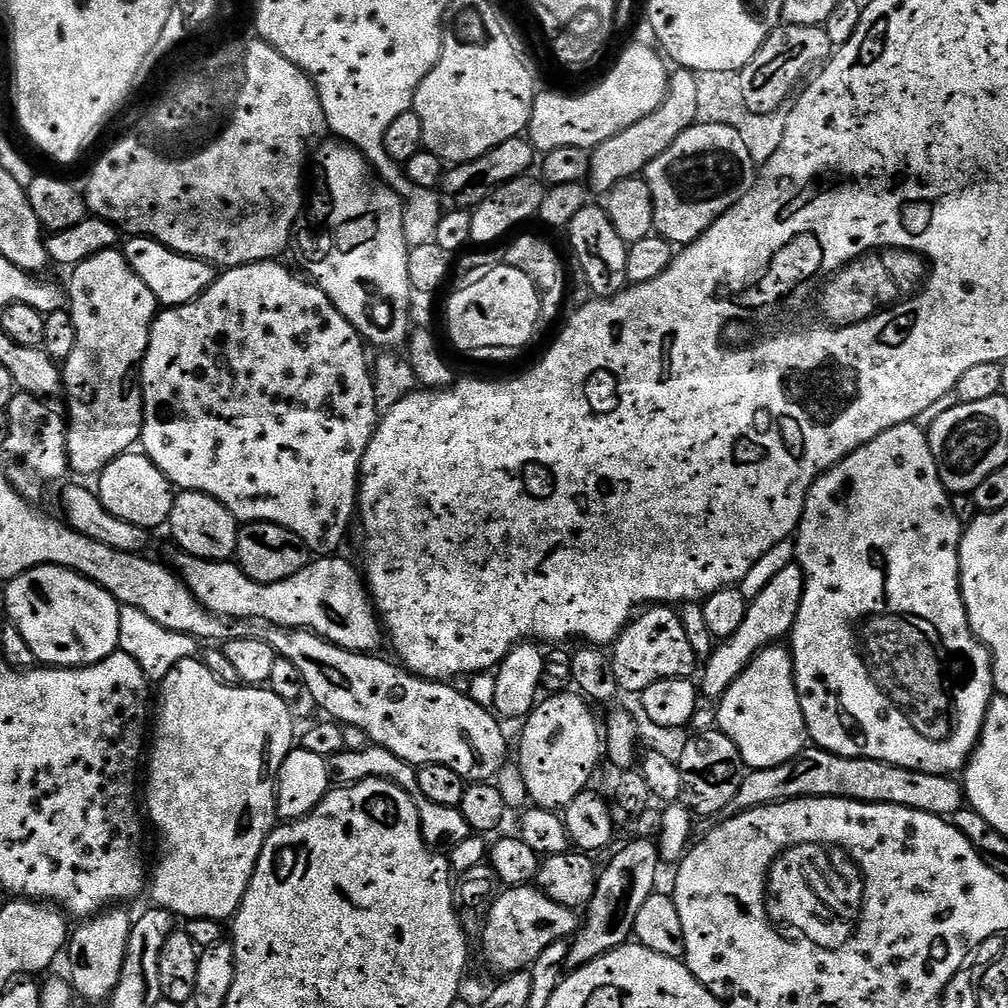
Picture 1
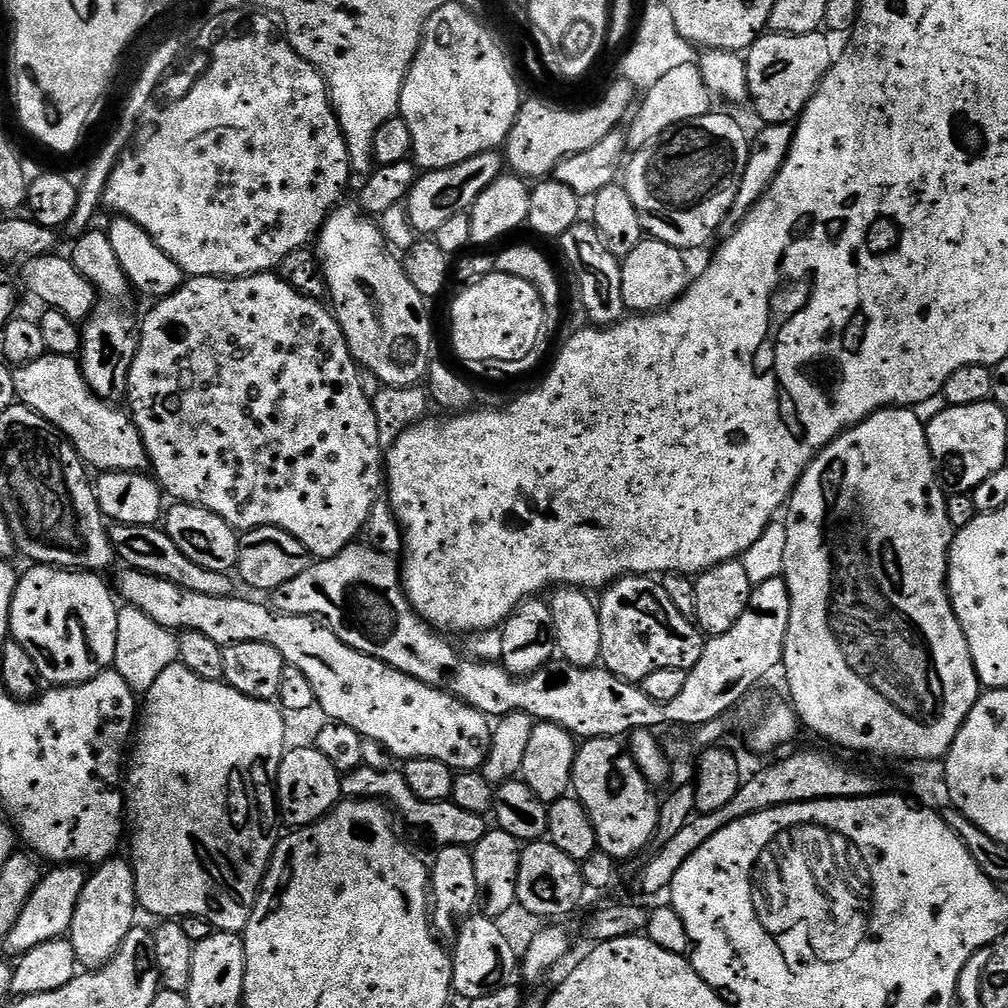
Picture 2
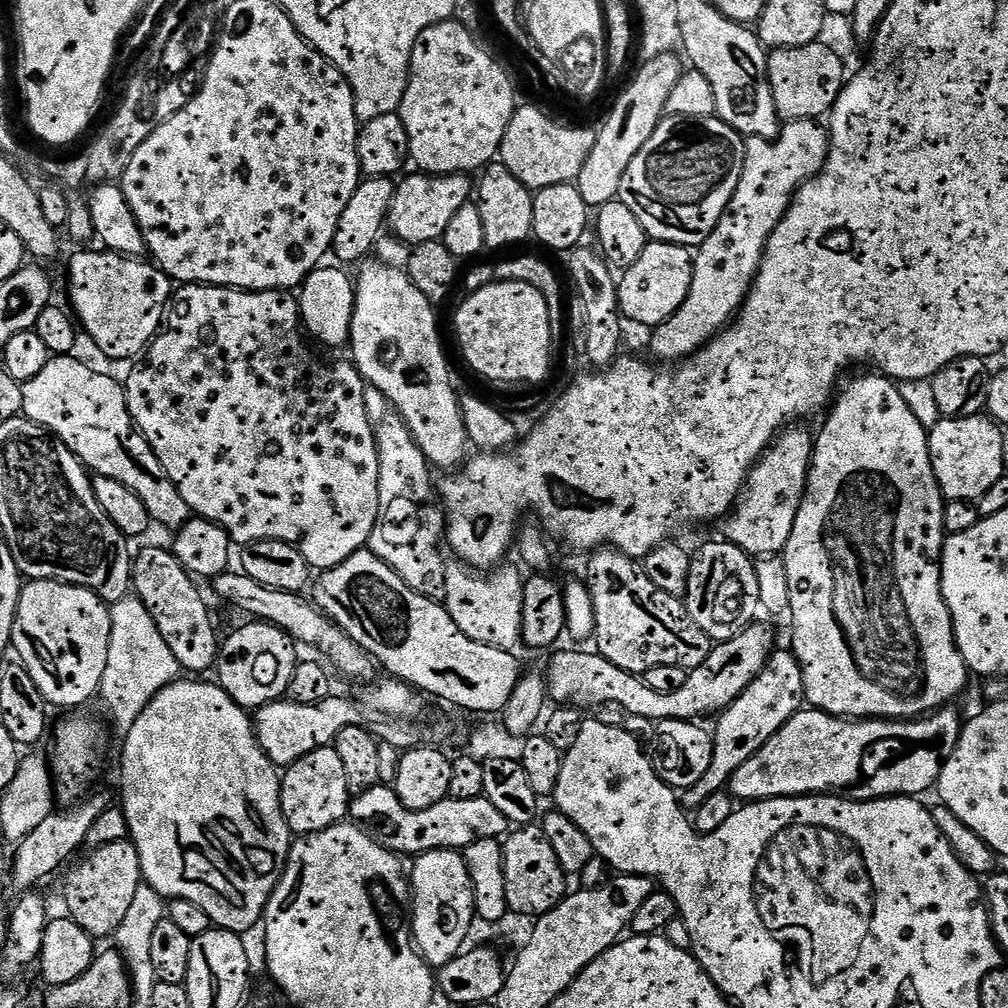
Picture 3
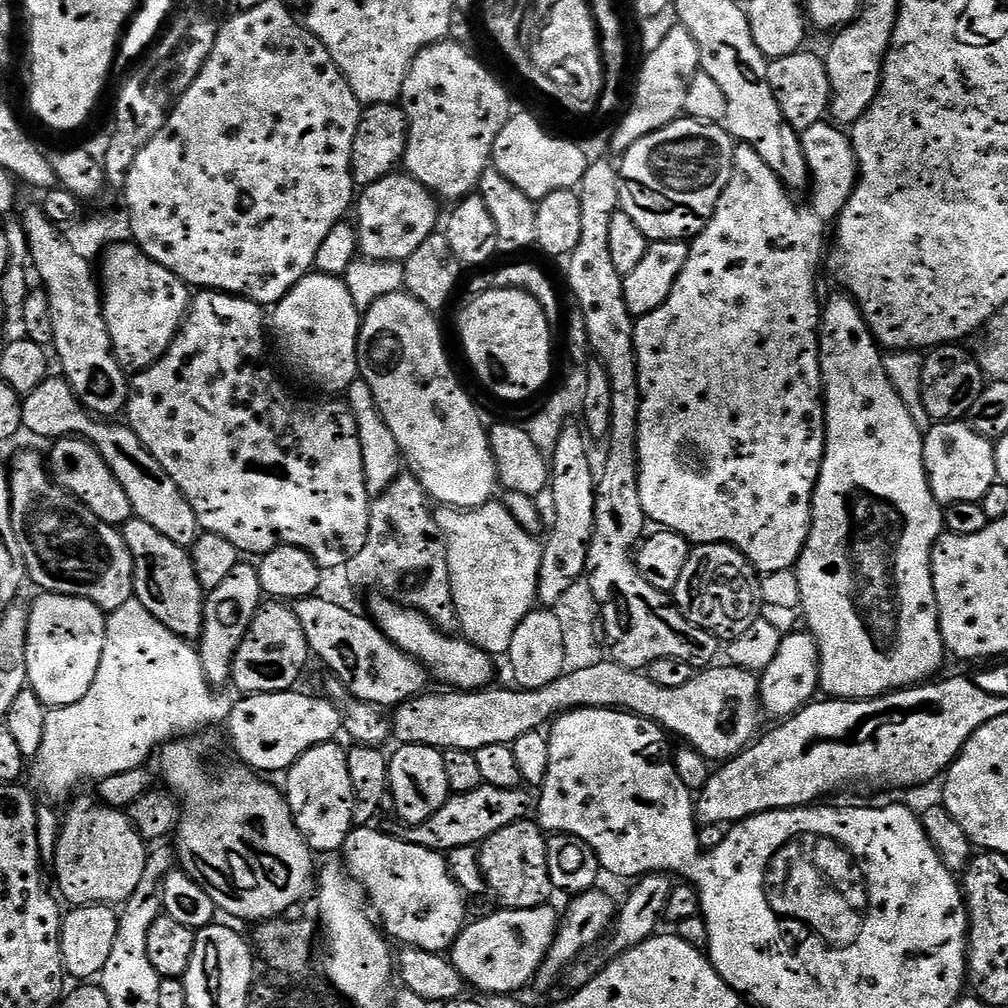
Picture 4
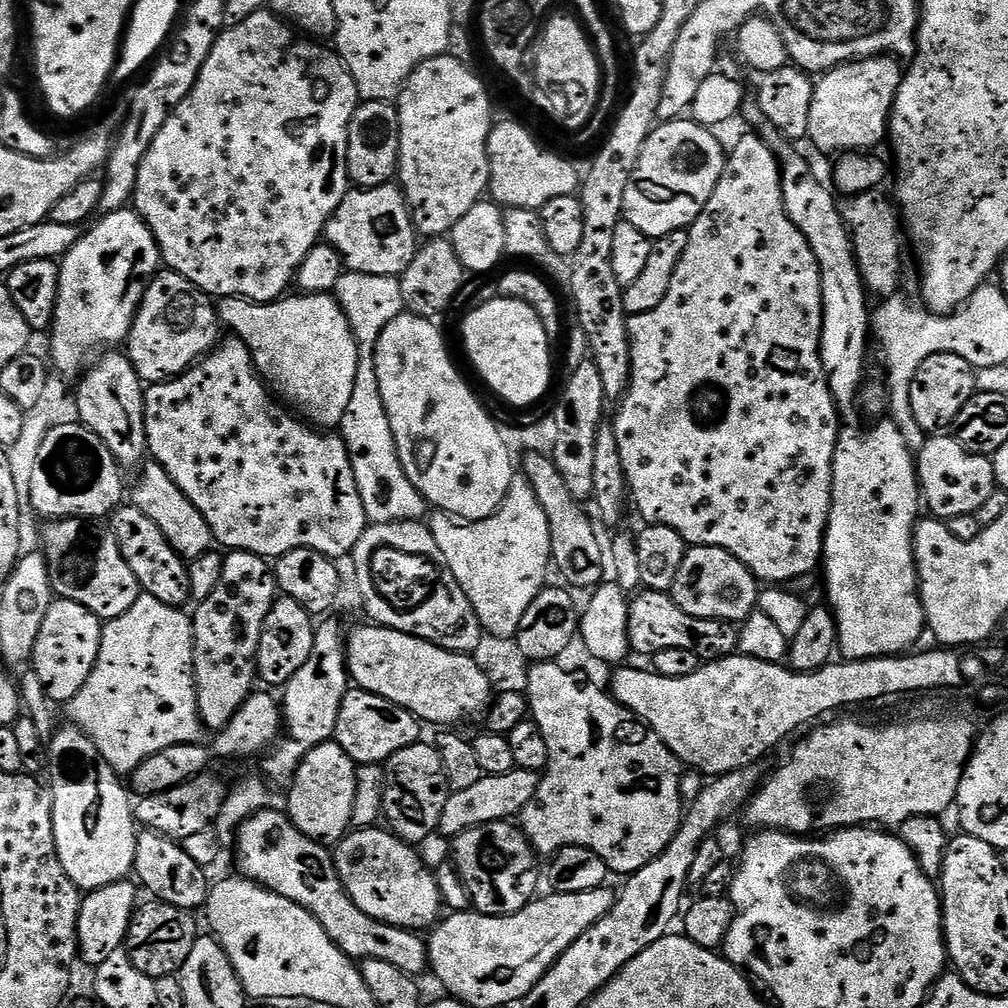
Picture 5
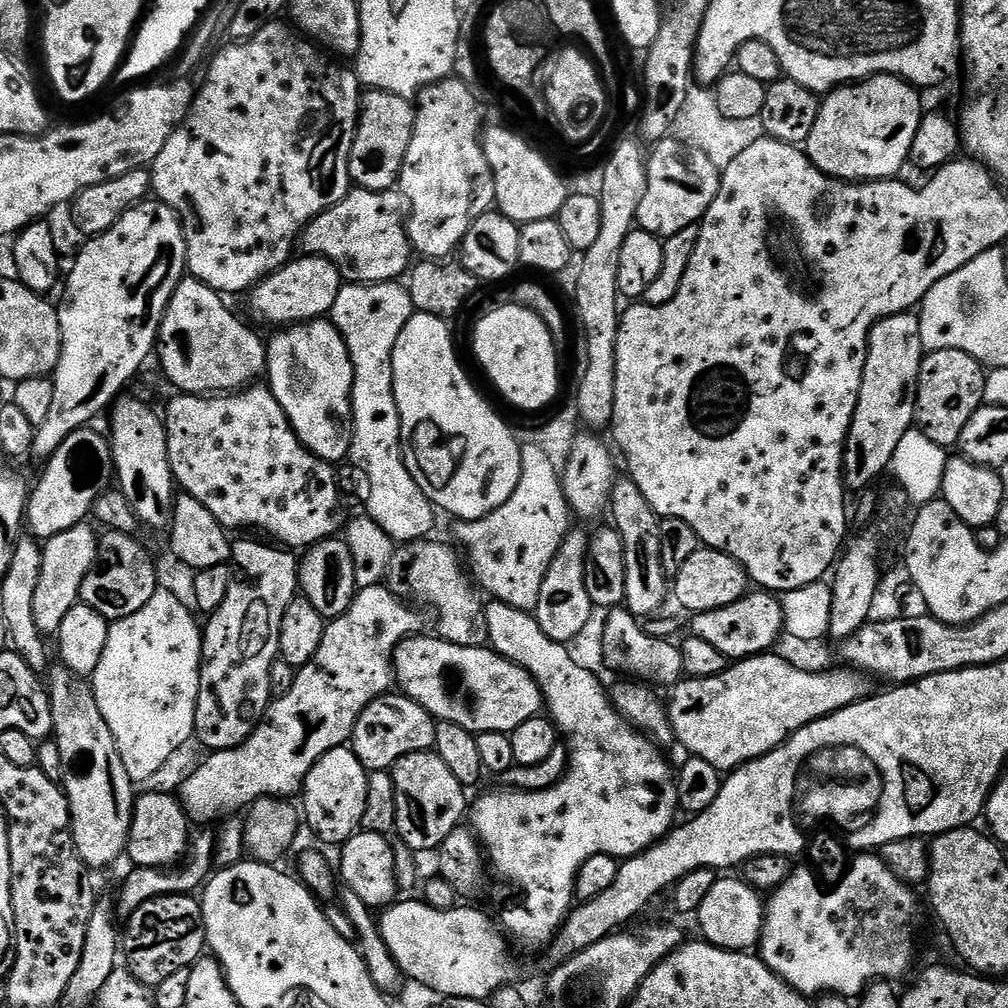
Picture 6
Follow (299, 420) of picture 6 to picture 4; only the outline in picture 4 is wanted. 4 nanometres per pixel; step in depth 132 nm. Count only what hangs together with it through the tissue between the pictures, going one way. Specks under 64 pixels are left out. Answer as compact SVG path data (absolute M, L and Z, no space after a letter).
M309 274L291 288L271 309L270 324L276 327L276 340L296 372L301 372L312 384L317 384L324 394L344 394L360 376L358 342L360 341L361 309L357 308L350 290L339 276Z

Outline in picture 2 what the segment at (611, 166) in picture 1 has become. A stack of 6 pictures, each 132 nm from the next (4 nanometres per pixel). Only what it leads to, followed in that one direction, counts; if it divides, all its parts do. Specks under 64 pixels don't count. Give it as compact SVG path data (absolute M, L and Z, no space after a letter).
M696 62L670 70L670 74L658 78L658 82L654 82L654 86L647 89L643 95L644 105L632 122L632 133L629 131L626 136L627 143L636 148L648 148L652 143L655 145L665 134L679 129L699 116L707 116L714 108L714 94L706 86L706 78L702 78L702 70Z

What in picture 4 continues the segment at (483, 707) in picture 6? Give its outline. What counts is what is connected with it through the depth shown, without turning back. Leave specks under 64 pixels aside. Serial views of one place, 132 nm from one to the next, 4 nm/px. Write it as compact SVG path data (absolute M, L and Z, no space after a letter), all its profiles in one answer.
M317 595L308 596L304 600L295 601L296 616L302 622L302 630L306 634L306 642L311 655L316 656L329 668L331 675L340 679L348 688L349 694L355 700L375 704L381 710L395 709L398 704L405 704L421 695L429 687L430 673L424 665L419 664L410 654L406 654L382 630L372 623L367 615L359 611L342 610L333 603L324 602Z

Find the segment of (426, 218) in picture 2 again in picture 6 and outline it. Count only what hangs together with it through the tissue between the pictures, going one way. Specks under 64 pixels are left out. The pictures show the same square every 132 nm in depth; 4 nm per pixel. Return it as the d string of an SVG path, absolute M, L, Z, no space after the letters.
M365 188L352 190L349 196L340 201L329 203L324 211L309 220L302 229L305 253L313 256L324 256L340 271L345 281L354 284L382 284L403 277L410 267L408 252L410 245L404 235L404 224L398 216L402 214L402 200L395 191L368 192Z

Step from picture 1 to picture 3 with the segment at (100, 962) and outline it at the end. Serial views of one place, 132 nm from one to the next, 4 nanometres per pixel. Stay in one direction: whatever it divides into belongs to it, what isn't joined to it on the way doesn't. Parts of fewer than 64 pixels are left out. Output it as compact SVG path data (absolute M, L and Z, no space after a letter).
M128 840L89 851L89 856L68 876L67 915L94 938L111 937L133 905L142 877L138 850Z

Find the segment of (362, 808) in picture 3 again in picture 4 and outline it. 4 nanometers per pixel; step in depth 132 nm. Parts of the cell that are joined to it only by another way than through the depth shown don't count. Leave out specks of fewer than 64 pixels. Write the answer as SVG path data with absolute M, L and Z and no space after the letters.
M483 784L478 790L470 790L463 794L449 795L442 810L435 812L426 822L405 827L403 839L411 844L426 846L435 852L449 853L462 846L480 846L490 838L490 834L498 834L506 826L519 820L529 819L534 808L534 796L523 787L499 788Z

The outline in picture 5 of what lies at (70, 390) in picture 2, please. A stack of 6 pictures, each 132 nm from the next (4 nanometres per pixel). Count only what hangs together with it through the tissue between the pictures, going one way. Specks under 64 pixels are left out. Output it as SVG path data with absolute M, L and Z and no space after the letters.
M155 462L145 463L142 471L144 473L136 484L134 507L142 510L146 518L156 523L158 530L162 530L162 534L167 536L172 549L184 557L185 561L191 562L202 554L213 551L214 537L206 518L189 502L184 491L172 481L168 471Z

